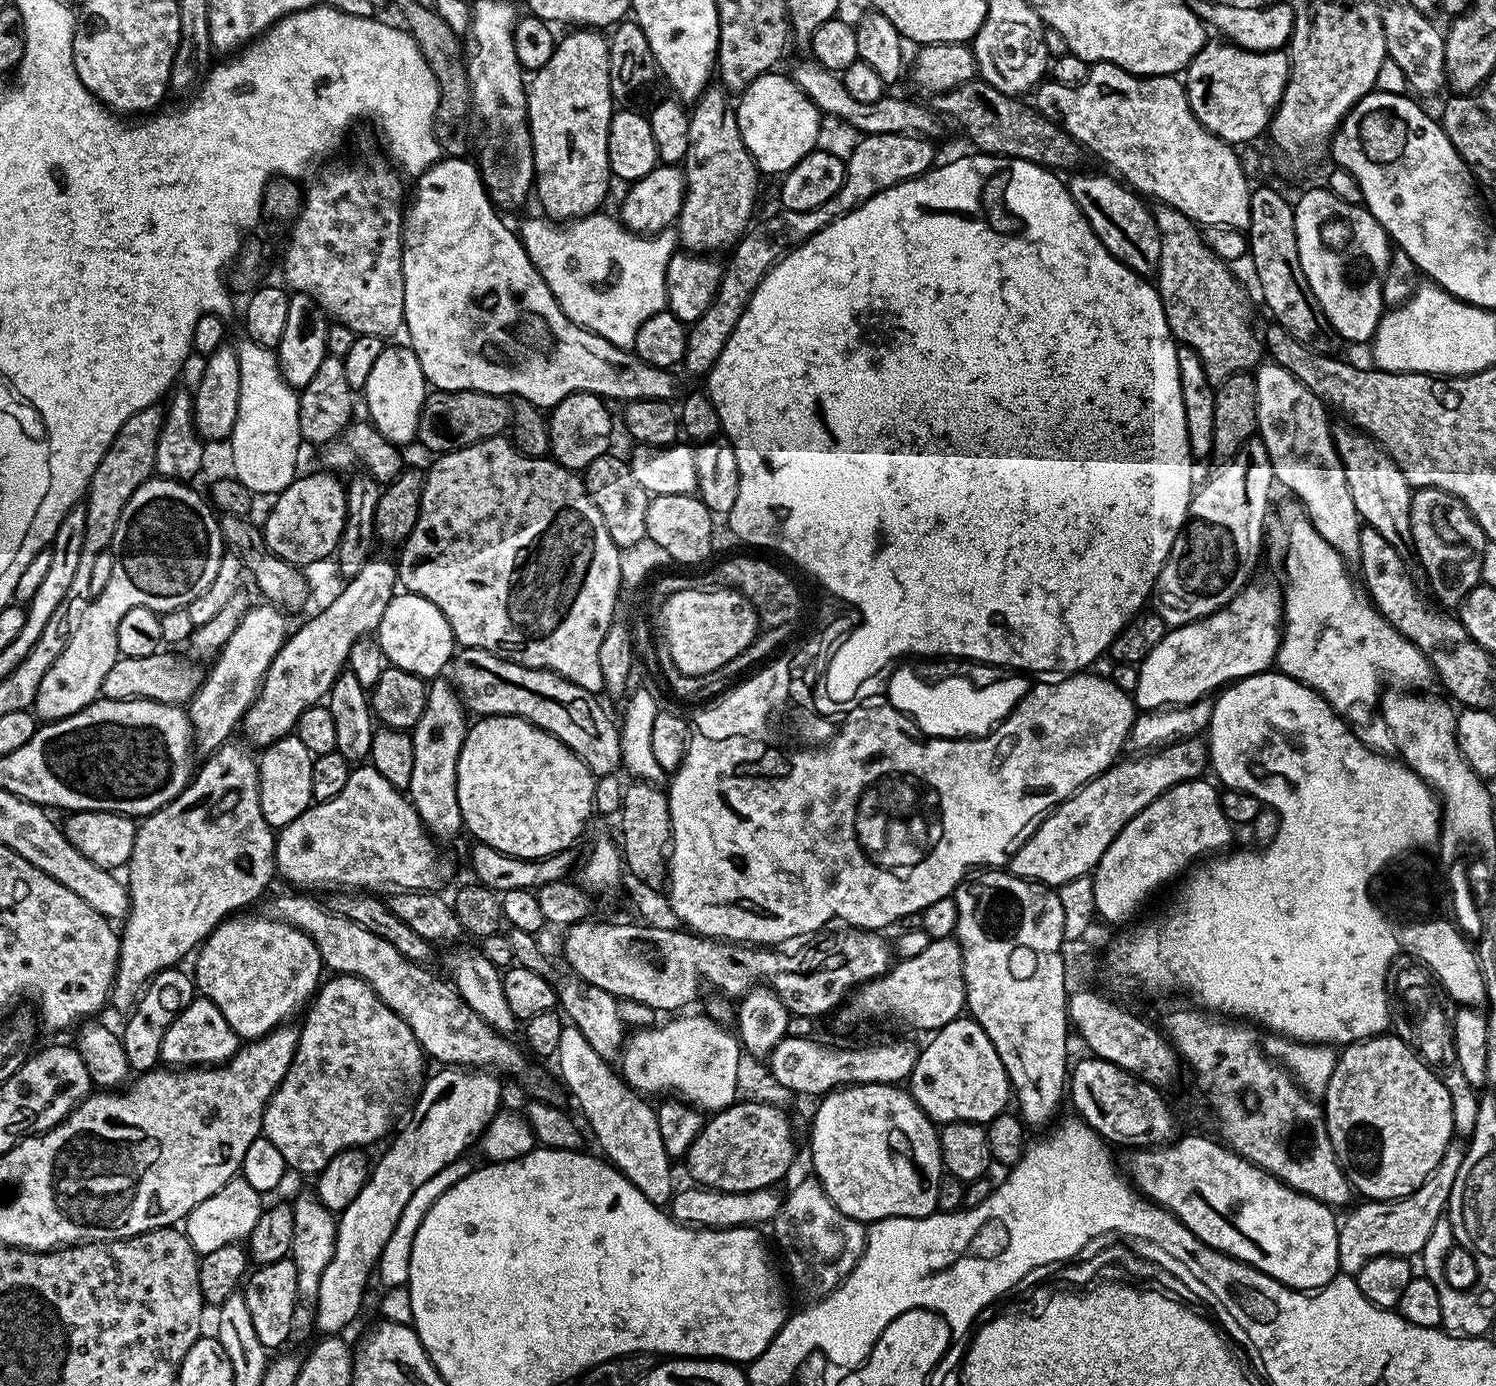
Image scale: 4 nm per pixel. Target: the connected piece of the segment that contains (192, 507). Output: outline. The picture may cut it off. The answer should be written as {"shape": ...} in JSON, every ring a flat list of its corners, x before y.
{"shape":[[149,478,142,486,138,486,138,490,134,490,134,494,130,494,130,502,122,506,118,530,114,530,110,549,114,554,114,571,110,573,110,582,106,582,102,594,88,601,78,626,74,626,74,634,70,634,70,642,66,642,66,650,54,658,54,666,46,670,46,678,42,678,42,686,38,686,34,712,41,721,51,722,78,714,78,710,101,699,102,682,106,682,110,666,114,666,114,662,121,657,118,650,118,622,122,622,122,617,129,610,134,610,134,606,164,612,187,608,194,598,208,589,210,582,214,582,220,560,226,554,220,521,209,501,188,487,192,486,178,480]]}

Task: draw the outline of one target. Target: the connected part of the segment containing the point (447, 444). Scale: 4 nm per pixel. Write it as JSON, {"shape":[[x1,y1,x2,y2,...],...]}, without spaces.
{"shape":[[432,390,427,393,417,422,416,440,424,443,432,454,453,452,486,438,505,435,509,431,512,409,503,396,474,390,441,392]]}

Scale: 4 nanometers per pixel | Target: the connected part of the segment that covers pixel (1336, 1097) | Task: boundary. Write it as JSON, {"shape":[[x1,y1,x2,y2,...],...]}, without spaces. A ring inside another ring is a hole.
{"shape":[[1381,1034,1379,1036,1371,1036,1369,1040,1358,1040,1354,1044,1347,1045,1336,1057,1336,1065,1334,1066,1334,1074,1330,1078,1330,1086,1326,1090,1326,1094,1322,1097,1324,1121,1328,1127,1332,1149,1338,1158,1340,1168,1344,1172,1349,1185,1355,1191,1357,1188,1364,1195,1361,1197,1367,1198,1368,1200,1397,1200,1403,1196,1409,1196,1414,1190,1418,1190,1418,1186,1422,1186,1422,1182,1426,1182,1430,1170,1434,1170,1434,1166,1438,1166,1442,1154,1454,1140,1451,1100,1446,1086,1442,1084,1436,1072,1425,1064,1420,1056,1413,1051,1413,1048,1408,1044,1406,1039,1401,1038,1399,1035,1398,1037,1392,1035]]}

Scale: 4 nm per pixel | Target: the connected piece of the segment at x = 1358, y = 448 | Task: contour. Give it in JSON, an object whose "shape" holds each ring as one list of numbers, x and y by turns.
{"shape":[[1359,431,1335,433,1338,458,1346,472,1346,486,1350,486,1350,498,1358,510,1361,521,1372,527,1394,550,1403,554,1413,551,1410,510,1412,509,1413,489,1409,488,1402,470,1388,457,1381,445,1371,436]]}

